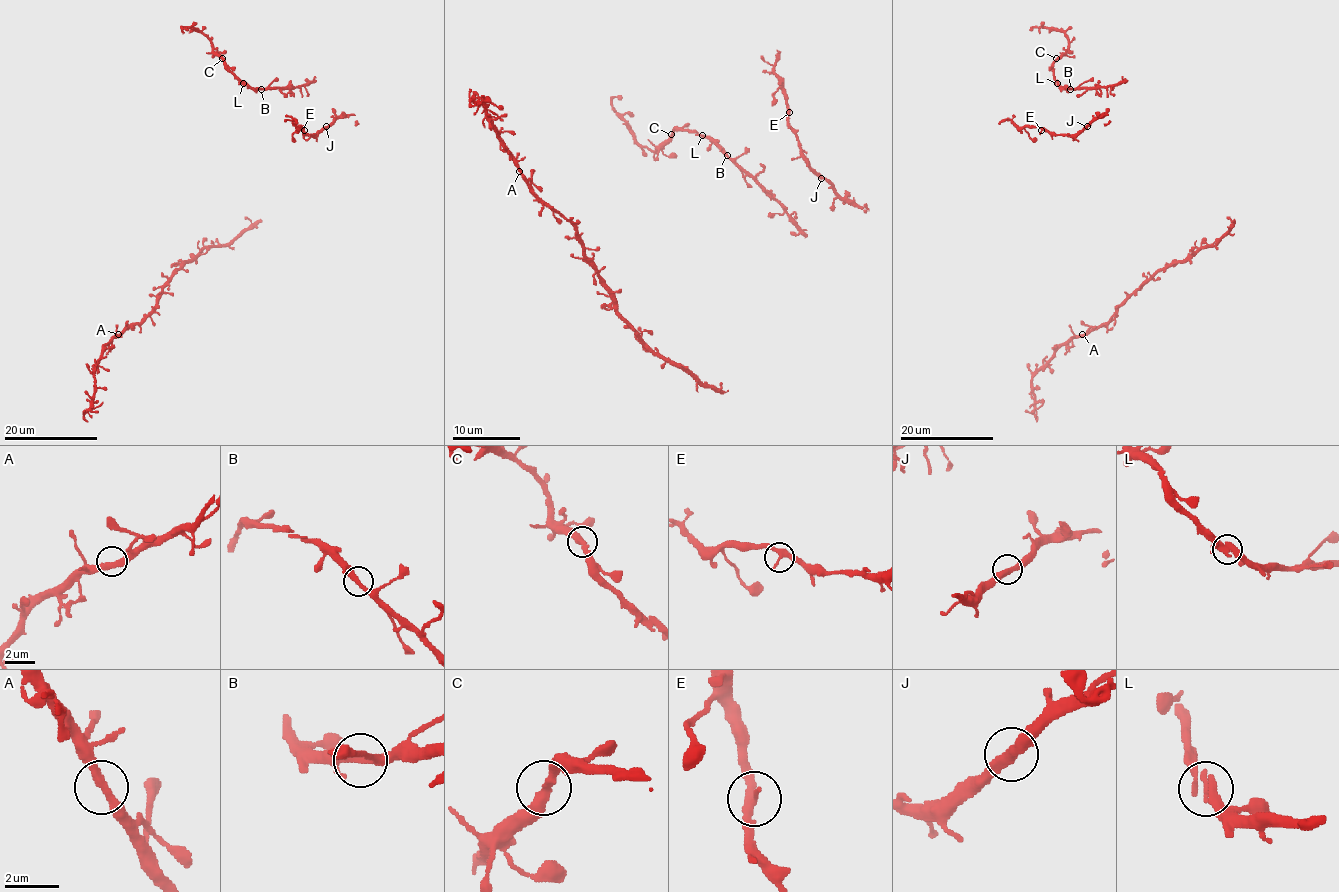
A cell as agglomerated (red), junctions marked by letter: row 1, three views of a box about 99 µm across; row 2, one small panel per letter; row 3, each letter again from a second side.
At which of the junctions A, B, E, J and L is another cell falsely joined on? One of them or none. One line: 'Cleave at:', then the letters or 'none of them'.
Cleave at: none of them

